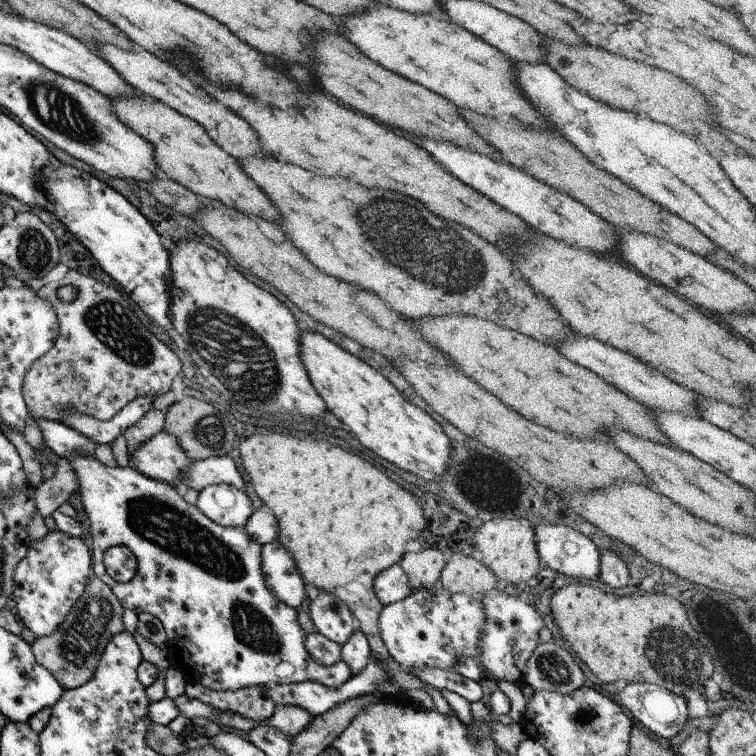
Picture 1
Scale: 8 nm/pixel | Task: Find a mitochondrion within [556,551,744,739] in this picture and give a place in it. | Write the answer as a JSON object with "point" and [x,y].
{"point":[670,655]}

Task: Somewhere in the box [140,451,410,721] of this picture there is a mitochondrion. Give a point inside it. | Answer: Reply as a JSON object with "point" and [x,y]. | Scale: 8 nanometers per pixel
{"point":[254,630]}

